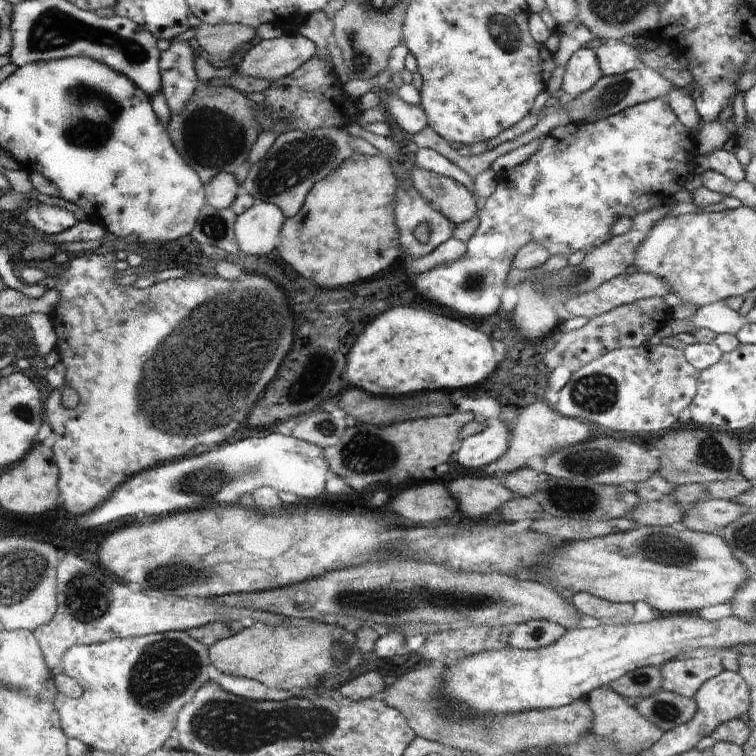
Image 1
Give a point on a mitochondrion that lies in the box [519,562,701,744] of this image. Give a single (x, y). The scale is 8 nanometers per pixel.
(664, 712)

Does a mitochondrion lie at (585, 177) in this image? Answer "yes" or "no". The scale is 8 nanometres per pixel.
no

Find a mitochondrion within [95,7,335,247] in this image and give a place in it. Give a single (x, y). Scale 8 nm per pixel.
(210, 137)

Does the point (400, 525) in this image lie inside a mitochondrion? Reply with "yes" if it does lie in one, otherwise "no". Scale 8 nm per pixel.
no

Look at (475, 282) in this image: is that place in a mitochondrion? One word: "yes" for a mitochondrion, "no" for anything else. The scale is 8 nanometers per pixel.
yes

